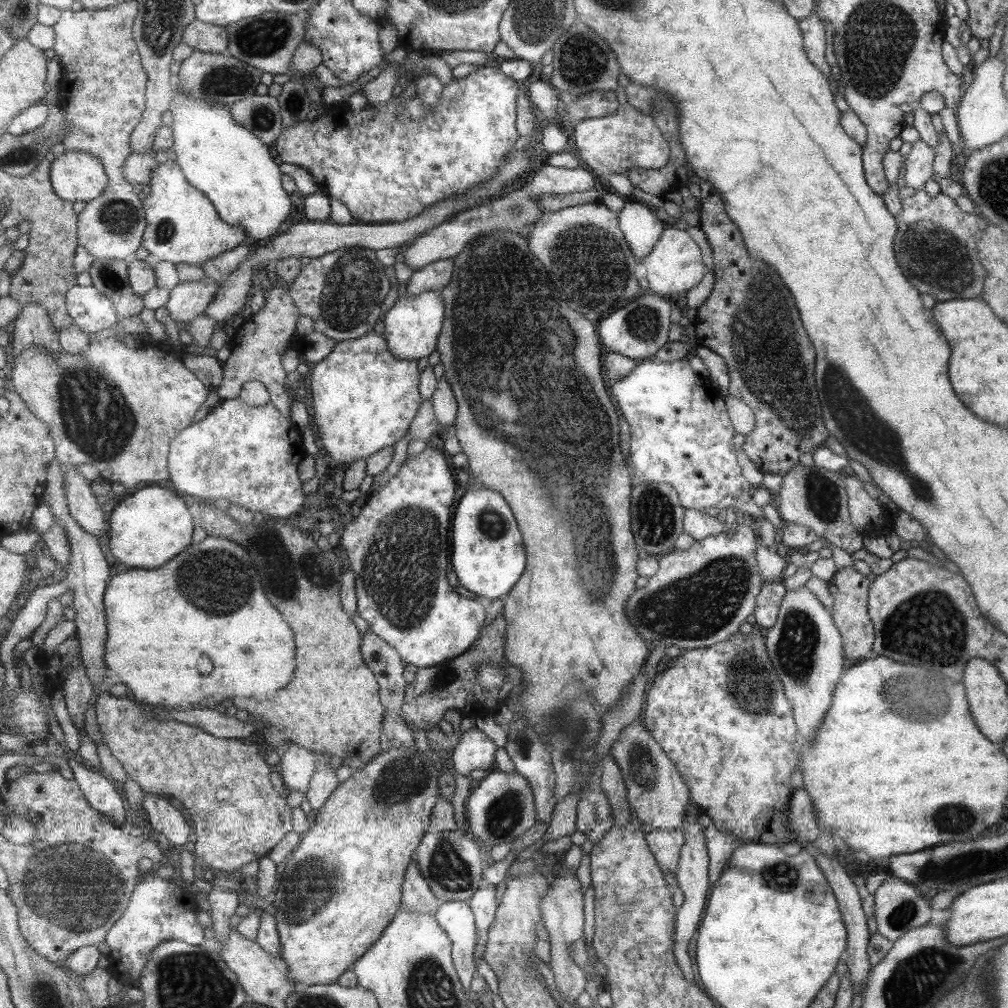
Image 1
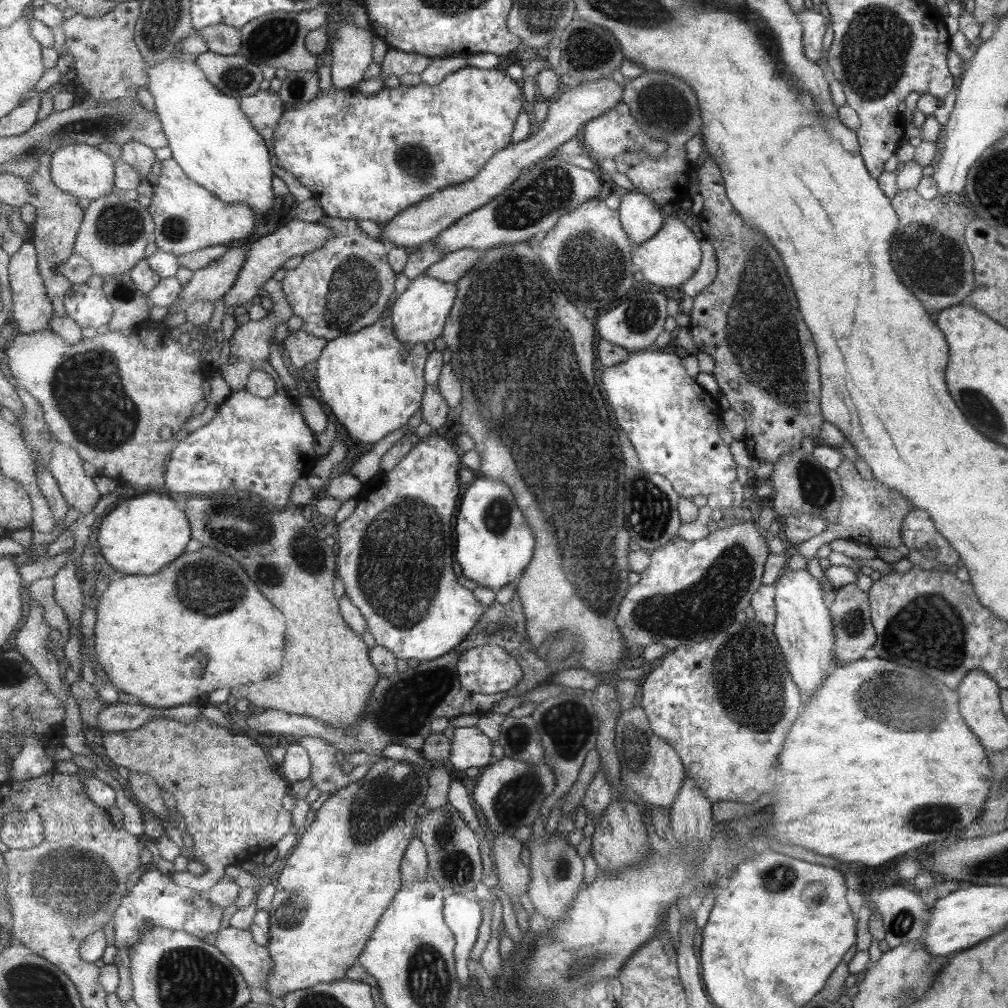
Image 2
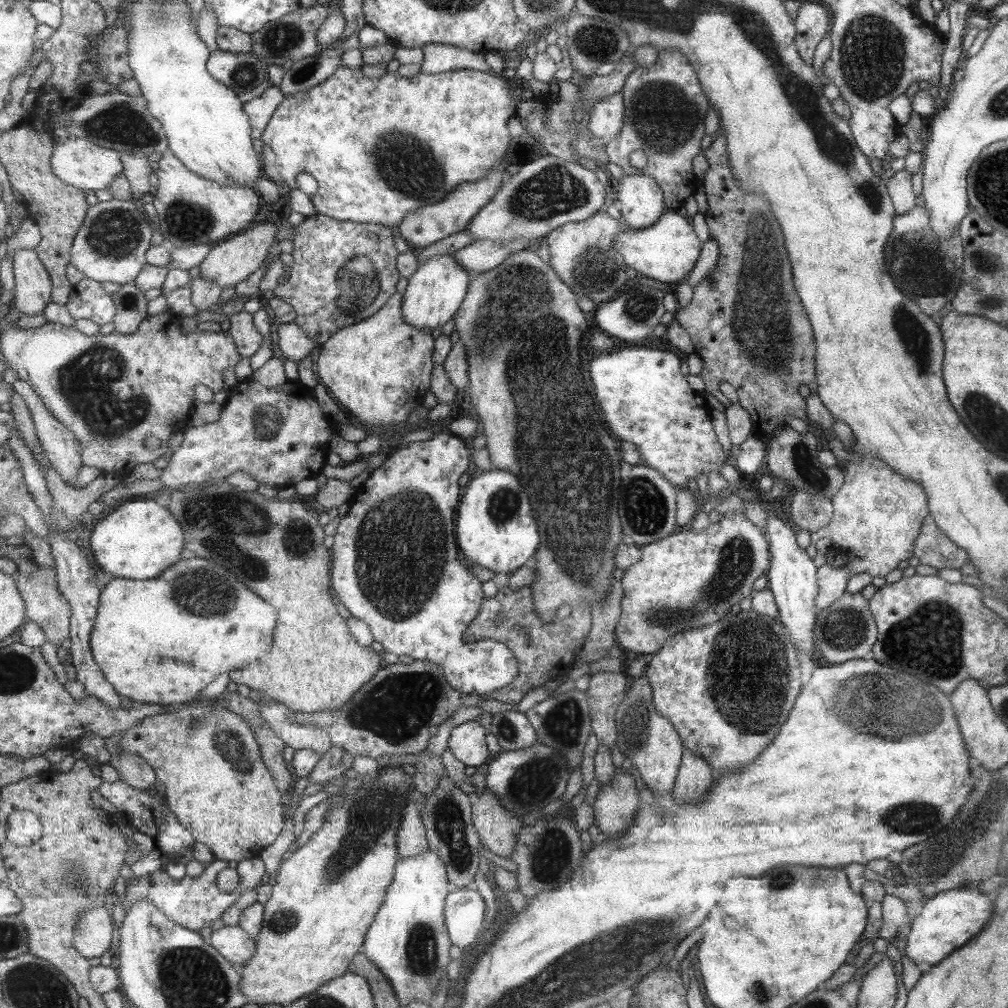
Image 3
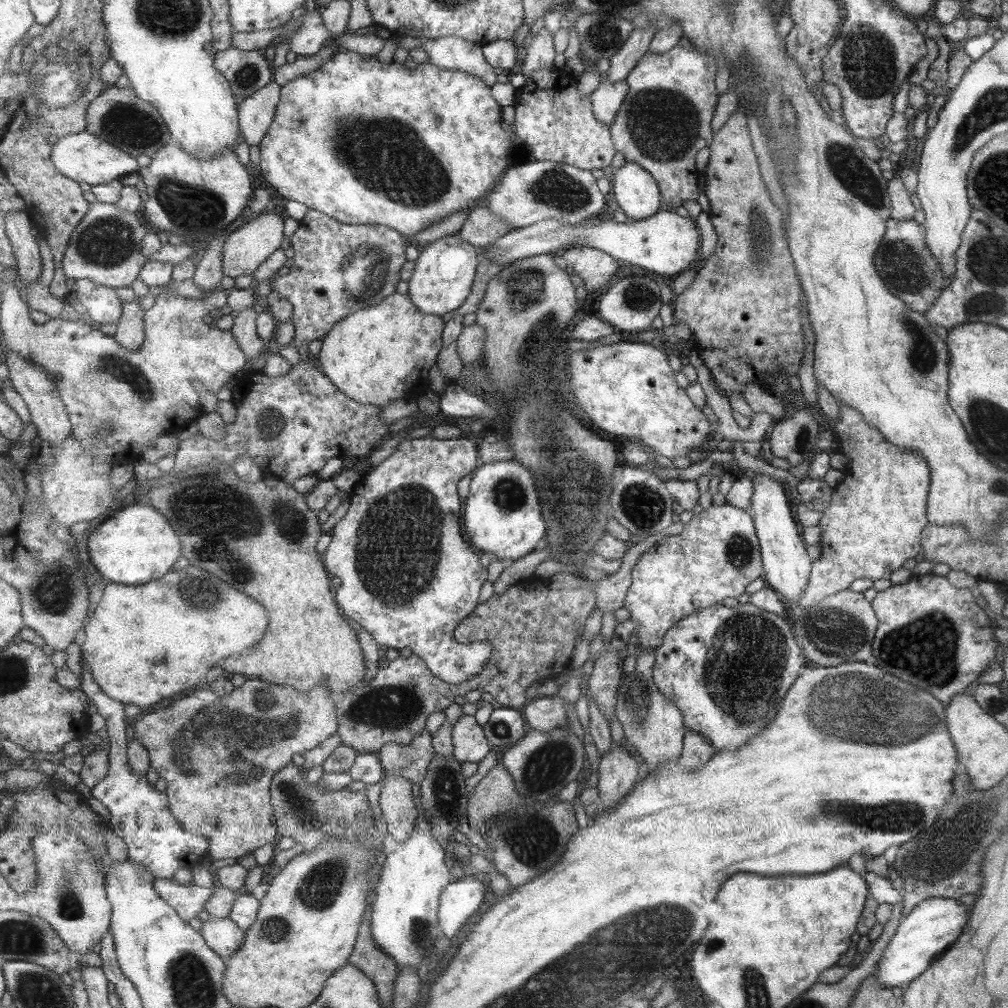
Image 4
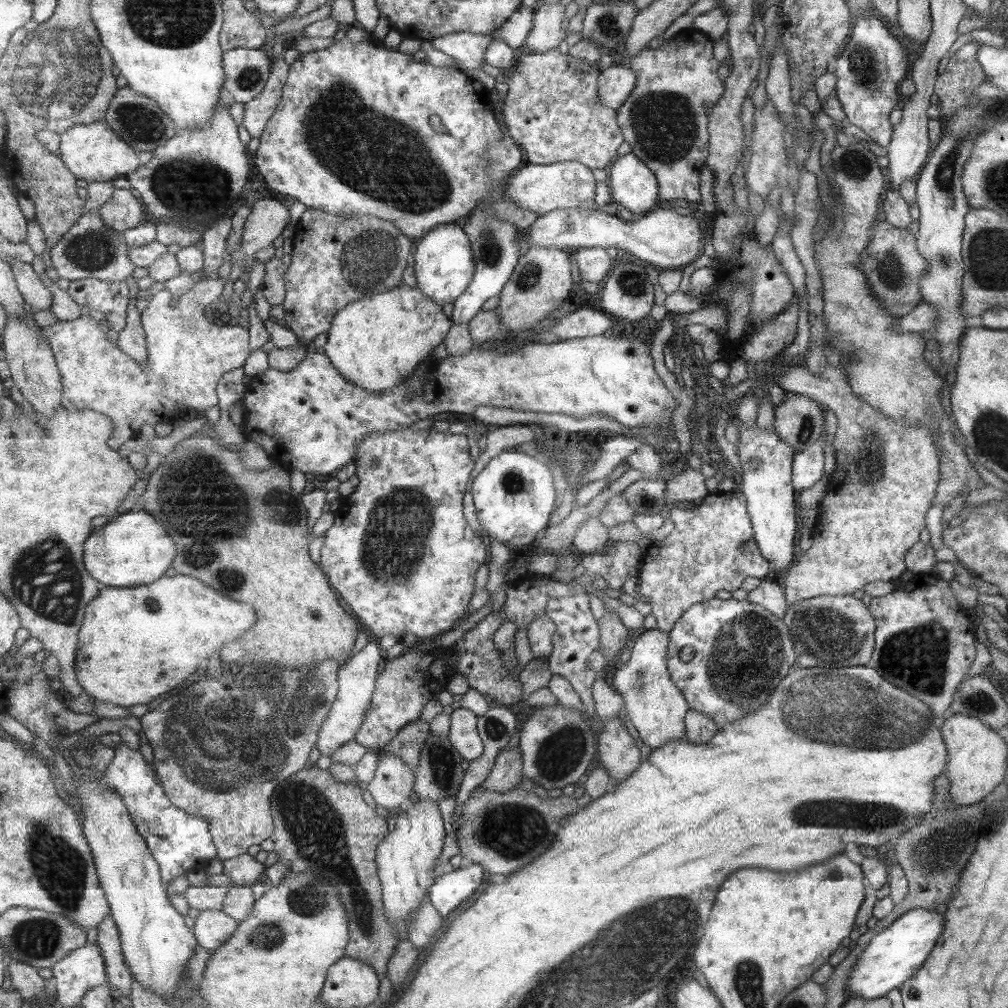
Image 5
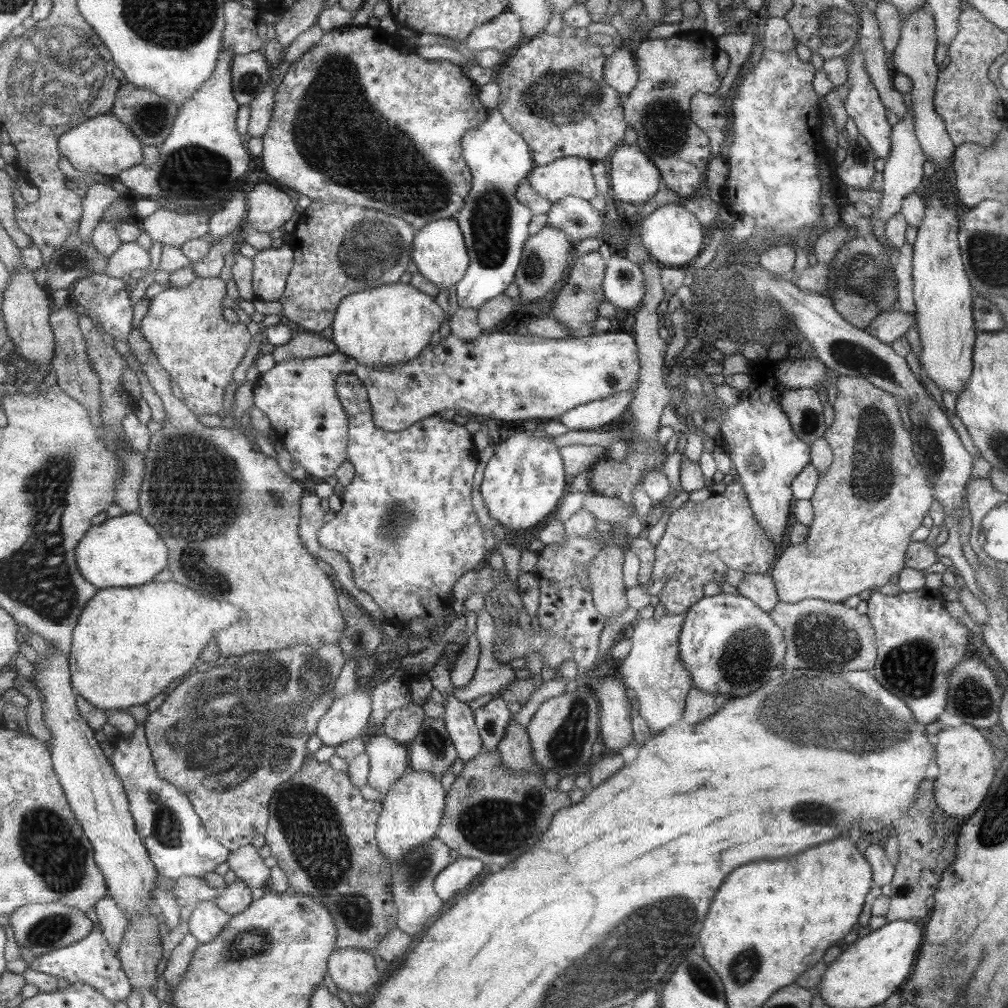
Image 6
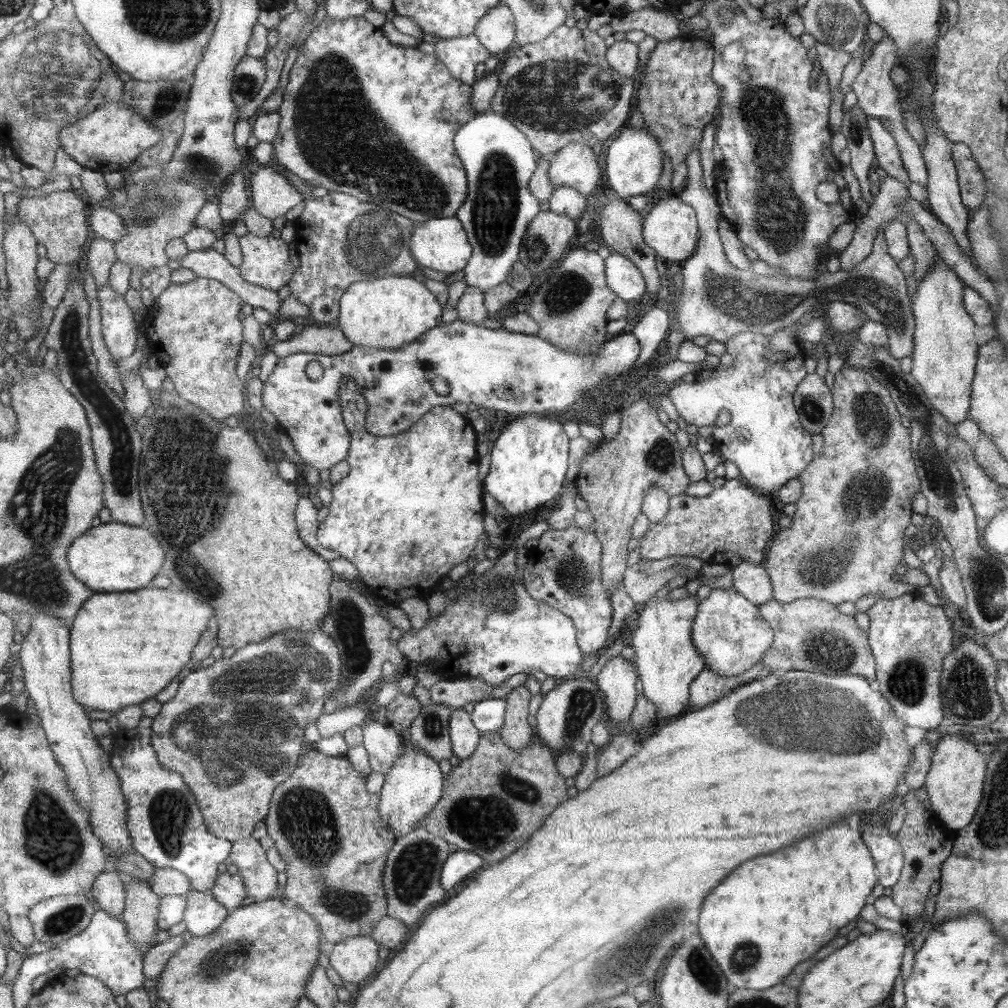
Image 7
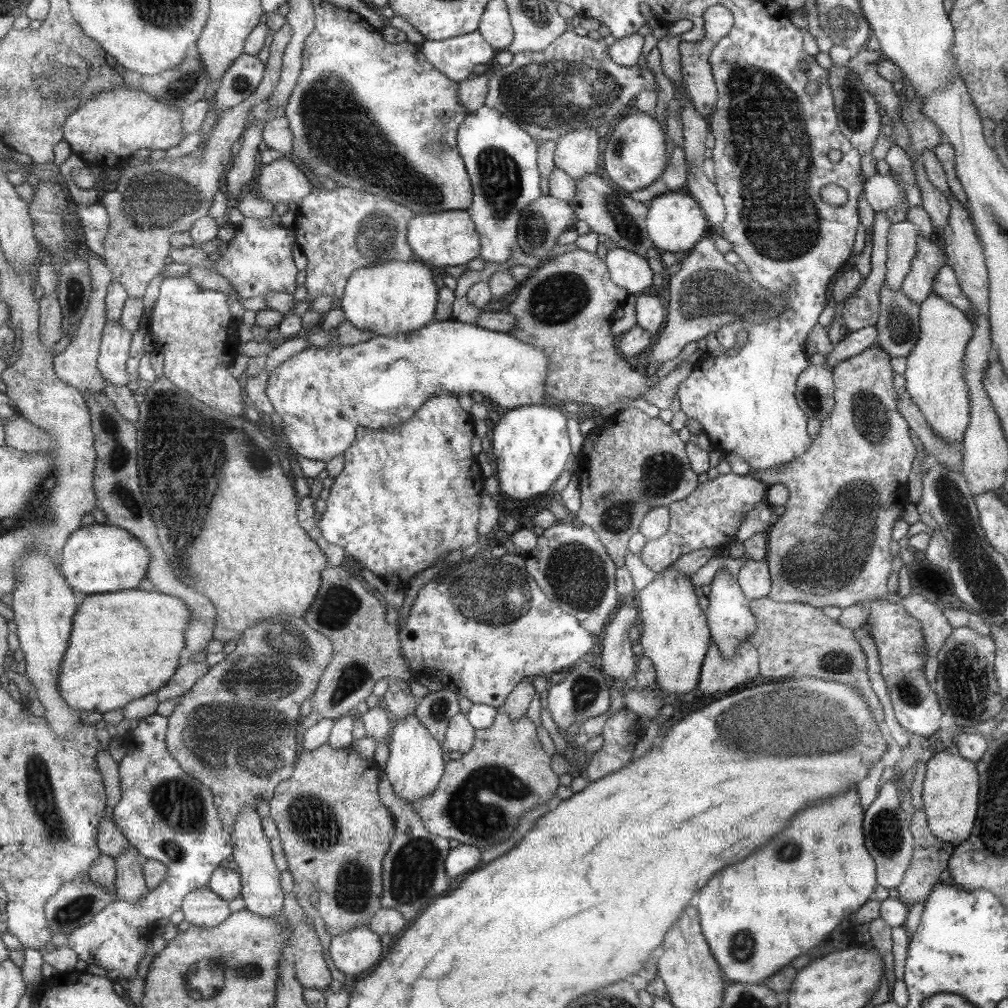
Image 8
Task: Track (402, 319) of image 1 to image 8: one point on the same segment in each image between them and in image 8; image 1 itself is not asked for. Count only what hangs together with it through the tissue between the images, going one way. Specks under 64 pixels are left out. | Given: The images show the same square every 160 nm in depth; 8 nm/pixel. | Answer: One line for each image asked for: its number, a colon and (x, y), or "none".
2: (420, 314)
3: (434, 295)
4: (445, 272)
5: (445, 266)
6: (440, 252)
7: (442, 244)
8: (450, 238)

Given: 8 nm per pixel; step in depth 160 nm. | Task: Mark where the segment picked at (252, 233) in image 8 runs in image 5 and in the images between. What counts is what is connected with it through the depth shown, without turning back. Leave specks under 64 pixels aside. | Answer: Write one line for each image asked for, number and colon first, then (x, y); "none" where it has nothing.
5: (274, 286)
6: (272, 267)
7: (267, 263)

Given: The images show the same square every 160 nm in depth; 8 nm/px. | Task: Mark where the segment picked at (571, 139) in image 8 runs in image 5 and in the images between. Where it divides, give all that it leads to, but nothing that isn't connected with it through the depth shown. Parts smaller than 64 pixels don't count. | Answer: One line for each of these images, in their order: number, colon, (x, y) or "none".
5: (541, 188)
6: (569, 176)
7: (574, 166)

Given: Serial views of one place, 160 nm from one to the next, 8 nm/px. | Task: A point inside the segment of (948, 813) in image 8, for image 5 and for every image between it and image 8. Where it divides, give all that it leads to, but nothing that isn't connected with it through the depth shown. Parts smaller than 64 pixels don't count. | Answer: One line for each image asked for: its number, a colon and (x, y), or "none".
5: (976, 755)
6: (964, 757)
7: (953, 783)

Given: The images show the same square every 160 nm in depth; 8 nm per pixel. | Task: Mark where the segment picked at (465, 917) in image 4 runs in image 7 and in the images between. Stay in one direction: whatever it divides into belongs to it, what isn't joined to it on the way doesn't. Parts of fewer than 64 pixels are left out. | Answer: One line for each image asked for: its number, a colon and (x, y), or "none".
5: (450, 891)
6: (457, 876)
7: (461, 864)

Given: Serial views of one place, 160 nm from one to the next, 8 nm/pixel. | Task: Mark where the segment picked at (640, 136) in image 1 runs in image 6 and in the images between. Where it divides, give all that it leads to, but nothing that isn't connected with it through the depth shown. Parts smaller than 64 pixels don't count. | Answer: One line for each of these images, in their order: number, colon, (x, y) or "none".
2: (616, 131)
3: (606, 117)
4: (607, 98)
5: (614, 84)
6: (619, 70)

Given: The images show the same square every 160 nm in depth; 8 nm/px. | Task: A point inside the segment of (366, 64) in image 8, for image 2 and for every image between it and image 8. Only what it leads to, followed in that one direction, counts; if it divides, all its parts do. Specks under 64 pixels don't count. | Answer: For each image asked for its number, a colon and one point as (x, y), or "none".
2: (365, 157)
3: (380, 148)
4: (357, 139)
5: (351, 136)
6: (323, 141)
7: (353, 101)

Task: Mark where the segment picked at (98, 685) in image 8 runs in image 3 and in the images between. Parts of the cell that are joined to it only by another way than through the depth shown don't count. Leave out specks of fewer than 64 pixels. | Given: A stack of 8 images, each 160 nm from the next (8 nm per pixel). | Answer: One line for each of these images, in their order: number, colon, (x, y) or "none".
3: (146, 641)
4: (191, 618)
5: (137, 643)
6: (131, 644)
7: (127, 647)

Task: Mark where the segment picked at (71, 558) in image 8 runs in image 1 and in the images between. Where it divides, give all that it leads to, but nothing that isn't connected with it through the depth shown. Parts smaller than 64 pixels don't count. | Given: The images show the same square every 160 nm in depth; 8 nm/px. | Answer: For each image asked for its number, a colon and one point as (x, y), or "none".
1: (151, 527)
2: (143, 535)
3: (140, 540)
4: (135, 545)
5: (132, 549)
6: (126, 551)
7: (113, 557)

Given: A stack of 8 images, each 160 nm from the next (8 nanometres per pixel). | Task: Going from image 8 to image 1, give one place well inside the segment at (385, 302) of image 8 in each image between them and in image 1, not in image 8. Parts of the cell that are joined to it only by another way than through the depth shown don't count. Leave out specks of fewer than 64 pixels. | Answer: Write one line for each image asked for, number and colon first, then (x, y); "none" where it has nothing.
1: (364, 398)
2: (374, 383)
3: (378, 371)
4: (375, 356)
5: (377, 342)
6: (381, 327)
7: (393, 312)

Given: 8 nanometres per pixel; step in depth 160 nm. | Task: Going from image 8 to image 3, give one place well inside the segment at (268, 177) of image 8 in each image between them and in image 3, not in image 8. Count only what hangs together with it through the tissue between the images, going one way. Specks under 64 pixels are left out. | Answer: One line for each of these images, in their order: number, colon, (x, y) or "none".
3: (231, 262)
4: (247, 249)
5: (269, 218)
6: (269, 209)
7: (273, 195)

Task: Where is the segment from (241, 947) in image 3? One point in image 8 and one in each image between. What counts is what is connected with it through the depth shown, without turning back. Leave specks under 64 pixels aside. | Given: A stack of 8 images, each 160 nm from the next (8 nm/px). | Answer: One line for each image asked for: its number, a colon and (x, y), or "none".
4: (224, 936)
5: (213, 928)
6: (207, 921)
7: (204, 914)
8: (204, 908)

